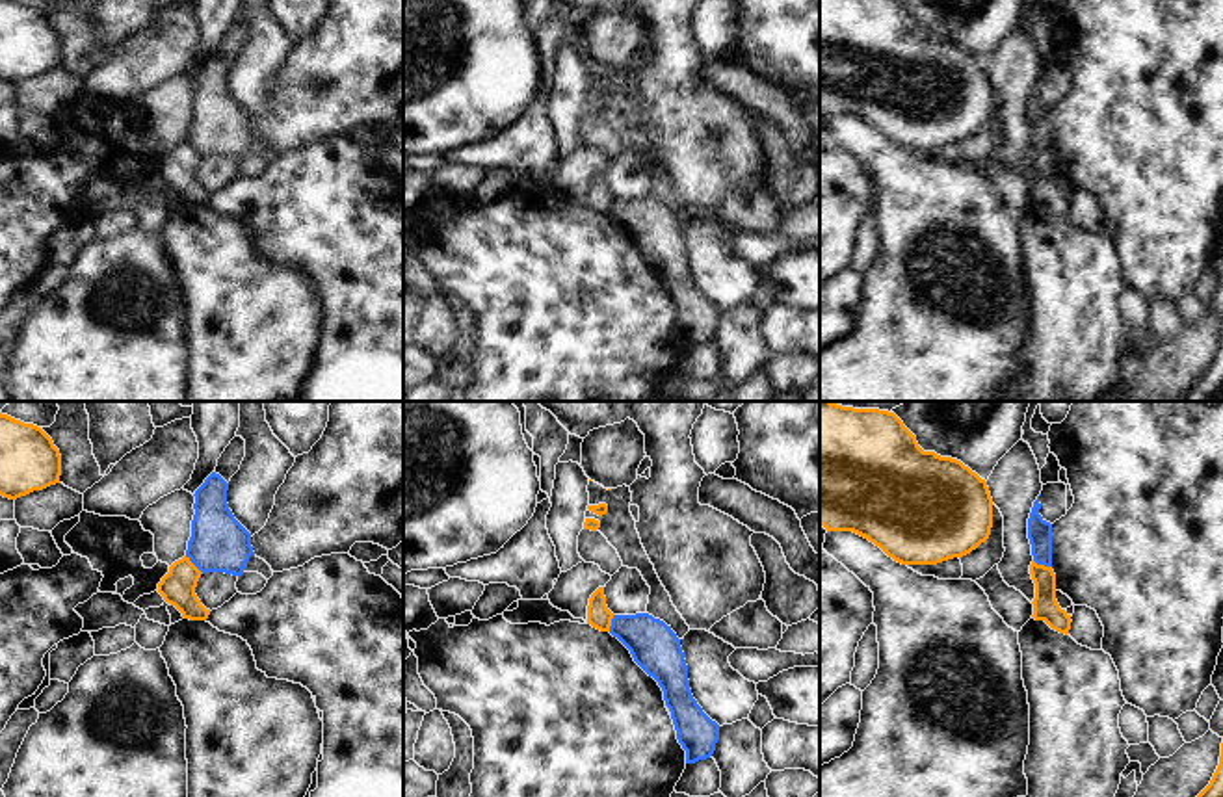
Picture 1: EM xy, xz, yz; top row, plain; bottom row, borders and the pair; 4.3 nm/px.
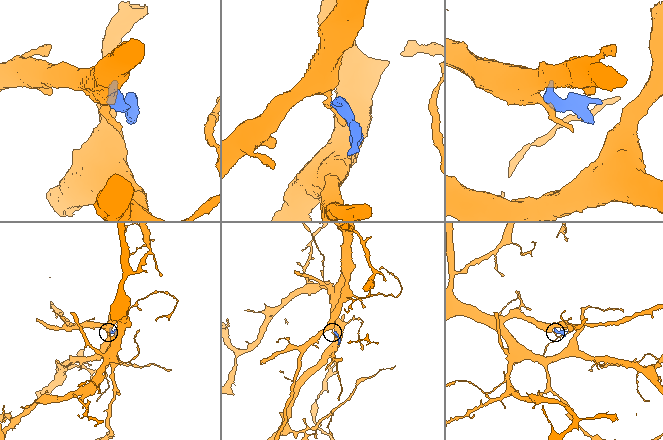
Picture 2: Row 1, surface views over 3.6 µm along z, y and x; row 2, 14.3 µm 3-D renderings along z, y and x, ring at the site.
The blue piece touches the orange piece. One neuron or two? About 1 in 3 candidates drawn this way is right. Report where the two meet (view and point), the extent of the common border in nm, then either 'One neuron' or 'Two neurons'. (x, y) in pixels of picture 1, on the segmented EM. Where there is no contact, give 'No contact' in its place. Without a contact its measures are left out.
Touches blue at xy (194, 563). Shared border 120 nm. Two neurons

